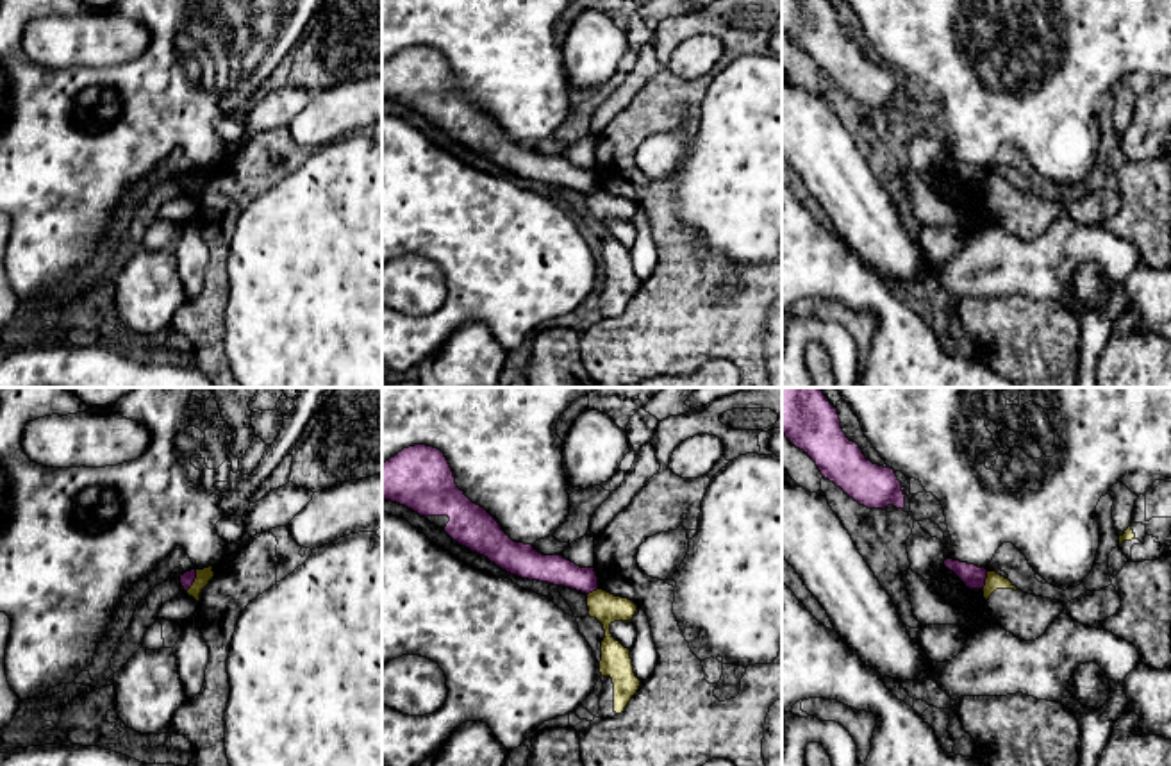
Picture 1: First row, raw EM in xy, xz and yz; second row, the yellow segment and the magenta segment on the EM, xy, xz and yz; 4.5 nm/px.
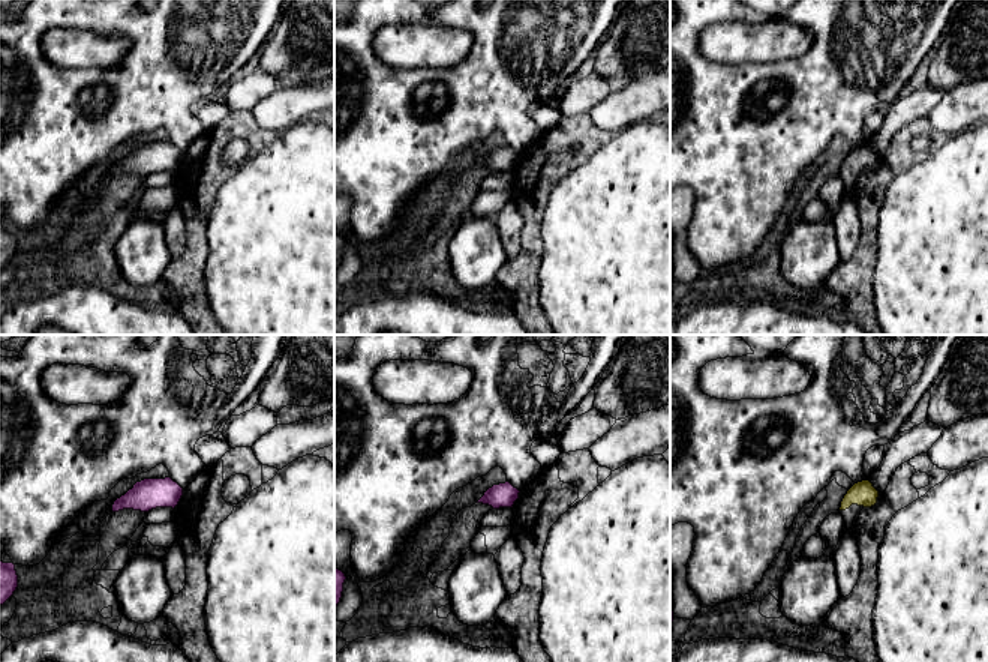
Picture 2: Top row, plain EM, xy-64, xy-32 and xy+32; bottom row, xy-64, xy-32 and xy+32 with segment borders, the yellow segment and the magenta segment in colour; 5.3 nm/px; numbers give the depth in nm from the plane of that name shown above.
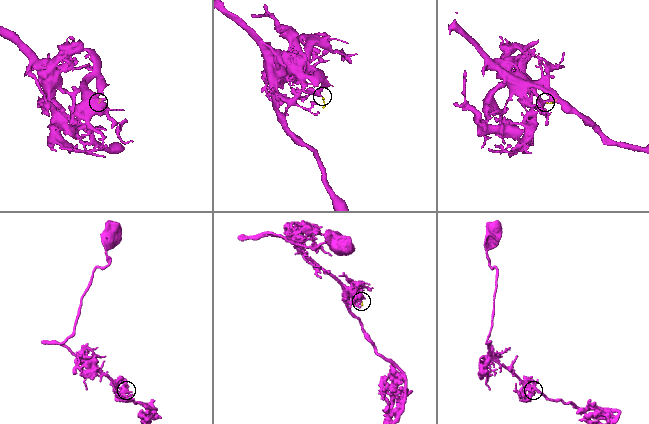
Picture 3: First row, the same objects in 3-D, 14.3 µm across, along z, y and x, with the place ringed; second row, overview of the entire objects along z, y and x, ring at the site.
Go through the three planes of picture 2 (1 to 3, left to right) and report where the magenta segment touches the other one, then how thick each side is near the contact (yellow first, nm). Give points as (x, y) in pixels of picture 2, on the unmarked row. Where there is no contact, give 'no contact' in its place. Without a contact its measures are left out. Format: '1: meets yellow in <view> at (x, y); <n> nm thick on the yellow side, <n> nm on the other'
1: no contact
2: no contact
3: no contact

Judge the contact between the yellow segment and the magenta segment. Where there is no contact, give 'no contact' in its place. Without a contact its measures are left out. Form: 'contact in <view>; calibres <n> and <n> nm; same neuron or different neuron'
contact in xy; calibres 70 and 60 nm; different neuron

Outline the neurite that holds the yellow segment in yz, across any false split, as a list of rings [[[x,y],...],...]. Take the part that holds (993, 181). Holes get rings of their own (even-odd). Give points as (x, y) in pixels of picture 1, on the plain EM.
[[[987,171],[984,198],[992,221],[1021,241],[1039,239],[1059,214],[1067,214],[1085,227],[1101,230],[1105,220],[1121,207],[1121,196],[1112,184],[1064,204],[1023,193],[996,171]]]

